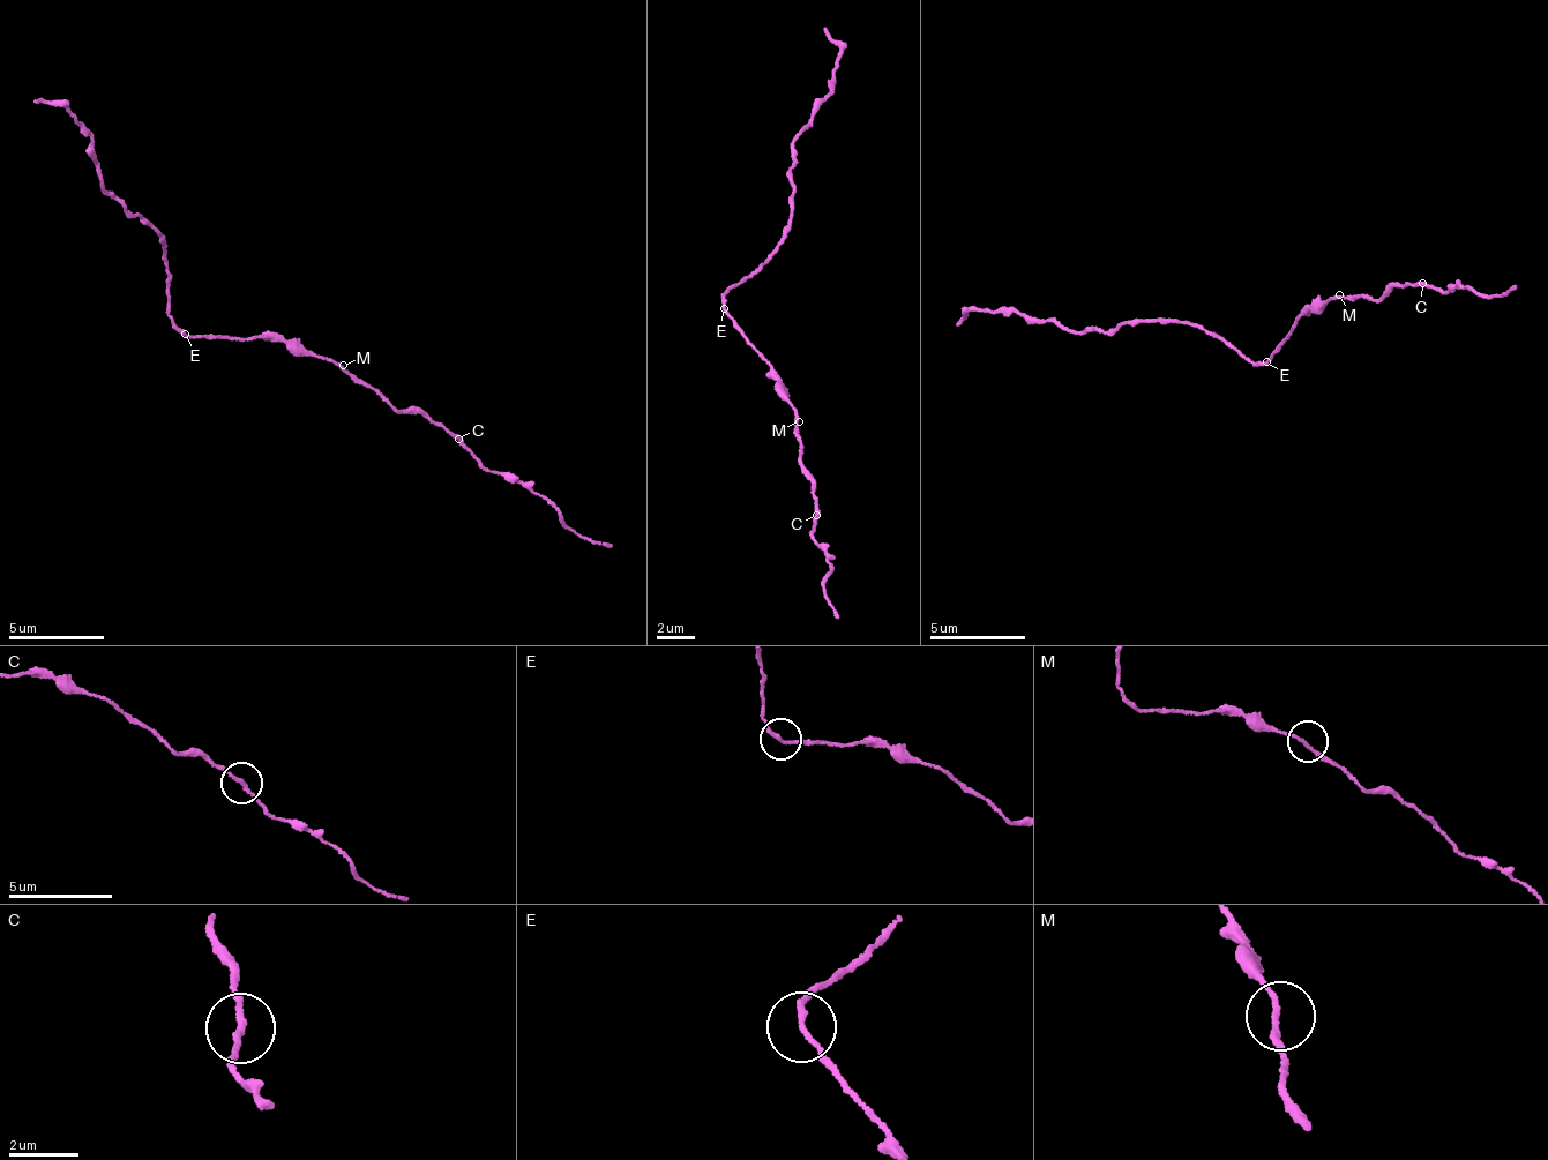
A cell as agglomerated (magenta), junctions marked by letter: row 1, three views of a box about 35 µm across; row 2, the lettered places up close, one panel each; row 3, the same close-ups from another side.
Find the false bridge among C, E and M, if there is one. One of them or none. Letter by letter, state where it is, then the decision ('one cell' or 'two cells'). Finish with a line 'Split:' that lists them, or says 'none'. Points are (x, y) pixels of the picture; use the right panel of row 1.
C: at (1422, 283); two cells
E: at (1266, 361); one cell
M: at (1339, 294); one cell
Split: C

